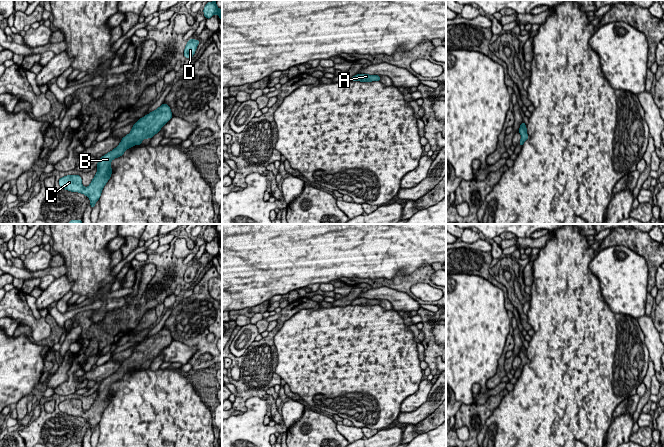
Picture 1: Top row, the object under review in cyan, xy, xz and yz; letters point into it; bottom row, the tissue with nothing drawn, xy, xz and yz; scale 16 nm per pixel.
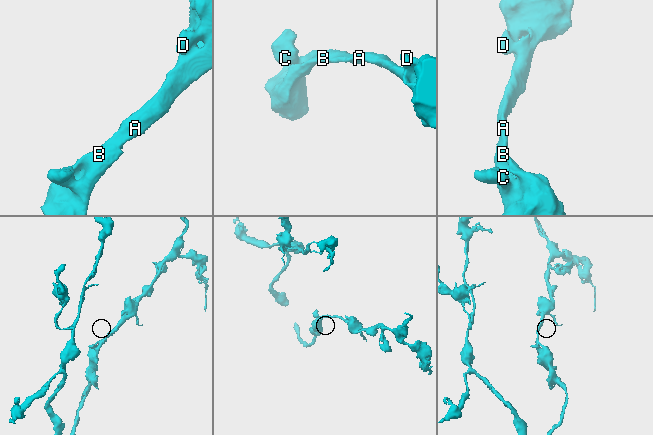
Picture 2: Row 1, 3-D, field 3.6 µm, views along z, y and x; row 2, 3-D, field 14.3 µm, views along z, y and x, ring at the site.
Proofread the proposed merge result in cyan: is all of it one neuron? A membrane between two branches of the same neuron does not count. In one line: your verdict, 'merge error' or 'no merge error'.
no merge error

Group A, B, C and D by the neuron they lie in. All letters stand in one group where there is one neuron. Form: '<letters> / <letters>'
A B C D

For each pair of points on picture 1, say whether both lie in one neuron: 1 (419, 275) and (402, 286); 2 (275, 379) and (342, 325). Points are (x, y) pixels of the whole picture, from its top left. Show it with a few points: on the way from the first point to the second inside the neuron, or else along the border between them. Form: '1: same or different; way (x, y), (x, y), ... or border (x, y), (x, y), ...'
1: same; way (415, 277), (406, 282)
2: different; border (276, 353), (277, 366), (275, 372), (282, 379)

